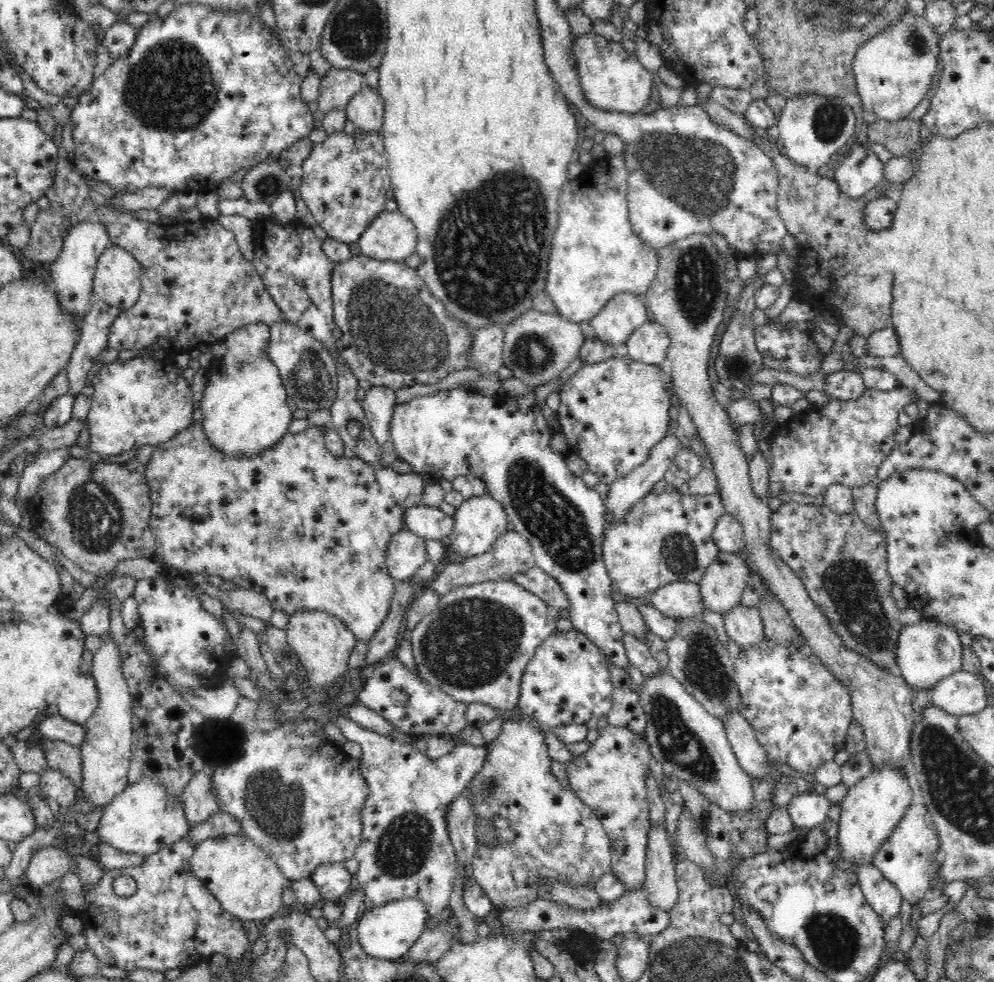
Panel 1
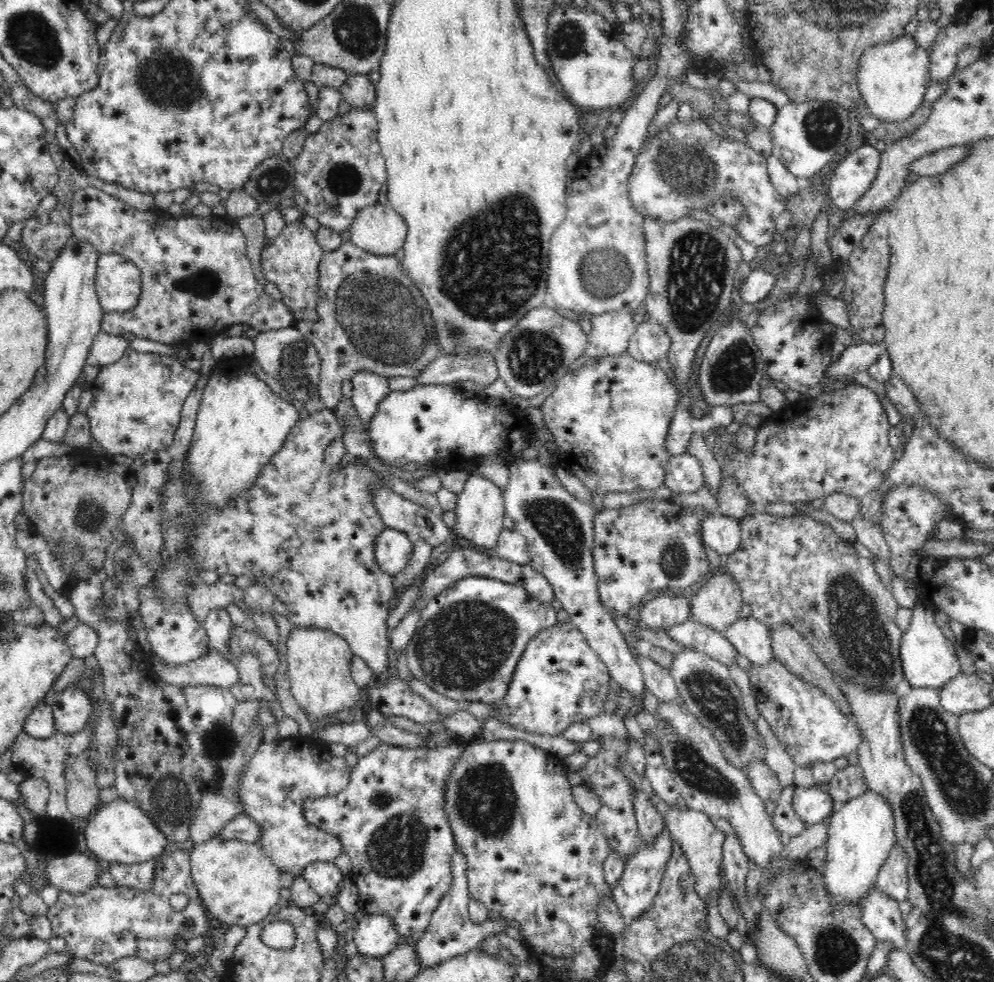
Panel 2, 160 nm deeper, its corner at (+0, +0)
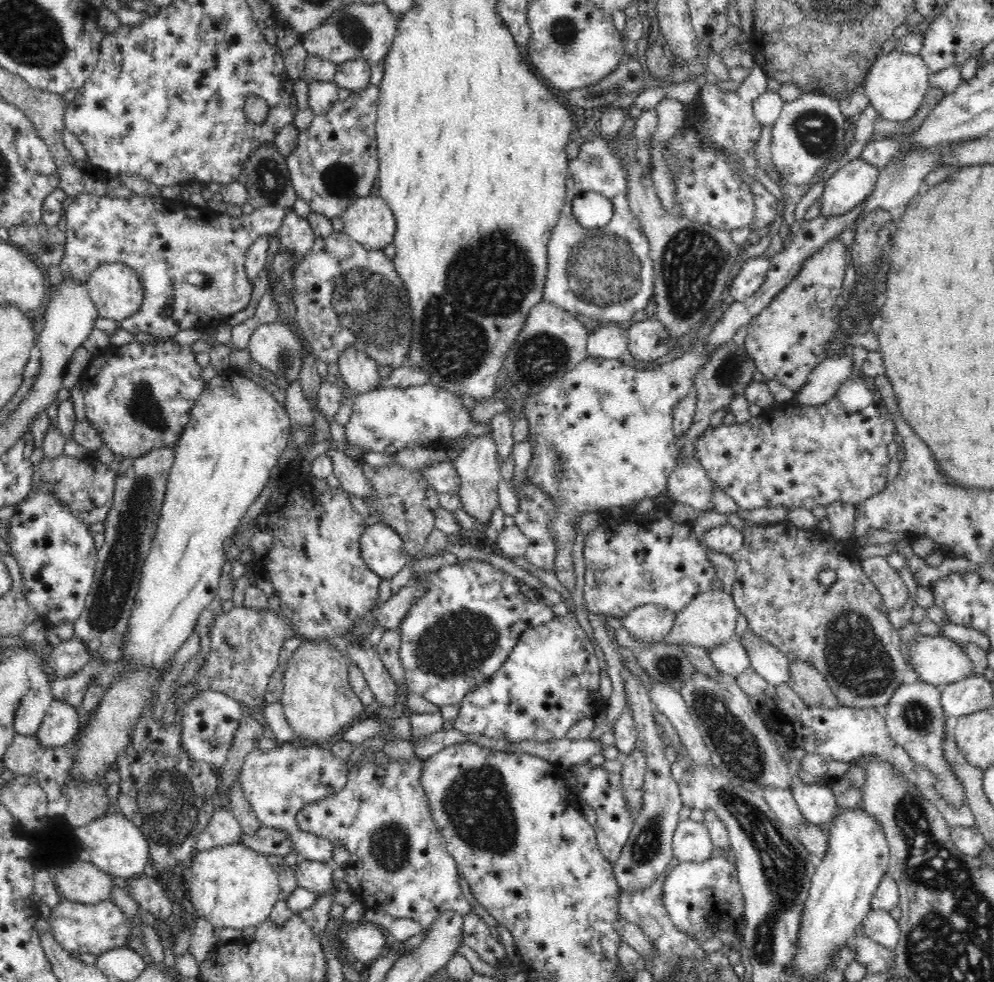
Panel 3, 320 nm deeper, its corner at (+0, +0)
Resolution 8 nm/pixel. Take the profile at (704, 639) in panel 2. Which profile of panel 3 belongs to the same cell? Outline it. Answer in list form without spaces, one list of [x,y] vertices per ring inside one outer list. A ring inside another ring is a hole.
[[[736,635],[726,644],[720,644],[712,650],[708,650],[708,653],[710,653],[710,659],[714,661],[714,665],[718,667],[720,673],[728,674],[734,678],[742,674],[746,668],[751,667],[748,651]]]

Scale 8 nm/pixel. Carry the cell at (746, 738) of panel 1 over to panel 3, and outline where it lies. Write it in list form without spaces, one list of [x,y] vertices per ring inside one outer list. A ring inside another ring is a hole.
[[[768,786],[762,790],[762,796],[782,822],[783,827],[796,830],[808,824],[796,804],[792,789],[782,790]]]

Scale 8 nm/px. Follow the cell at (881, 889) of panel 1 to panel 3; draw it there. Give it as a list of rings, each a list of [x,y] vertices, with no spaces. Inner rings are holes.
[[[870,910],[865,916],[861,932],[884,948],[895,950],[899,943],[900,927],[888,910]]]

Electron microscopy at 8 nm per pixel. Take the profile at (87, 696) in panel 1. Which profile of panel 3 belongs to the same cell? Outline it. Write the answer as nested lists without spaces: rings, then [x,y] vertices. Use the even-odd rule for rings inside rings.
[[[54,700],[35,736],[44,749],[59,748],[72,742],[79,730],[78,710],[64,701]]]

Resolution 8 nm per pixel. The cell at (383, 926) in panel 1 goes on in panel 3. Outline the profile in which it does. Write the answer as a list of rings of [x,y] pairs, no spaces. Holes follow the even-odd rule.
[[[374,923],[355,924],[347,926],[346,944],[347,948],[354,954],[357,960],[366,966],[374,962],[385,945],[387,937],[378,929]]]

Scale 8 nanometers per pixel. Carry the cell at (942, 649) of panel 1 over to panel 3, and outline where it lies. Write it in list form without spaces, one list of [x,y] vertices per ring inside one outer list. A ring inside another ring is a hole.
[[[918,632],[905,650],[905,656],[919,680],[937,688],[975,674],[964,643],[959,644],[948,637],[932,637]]]

